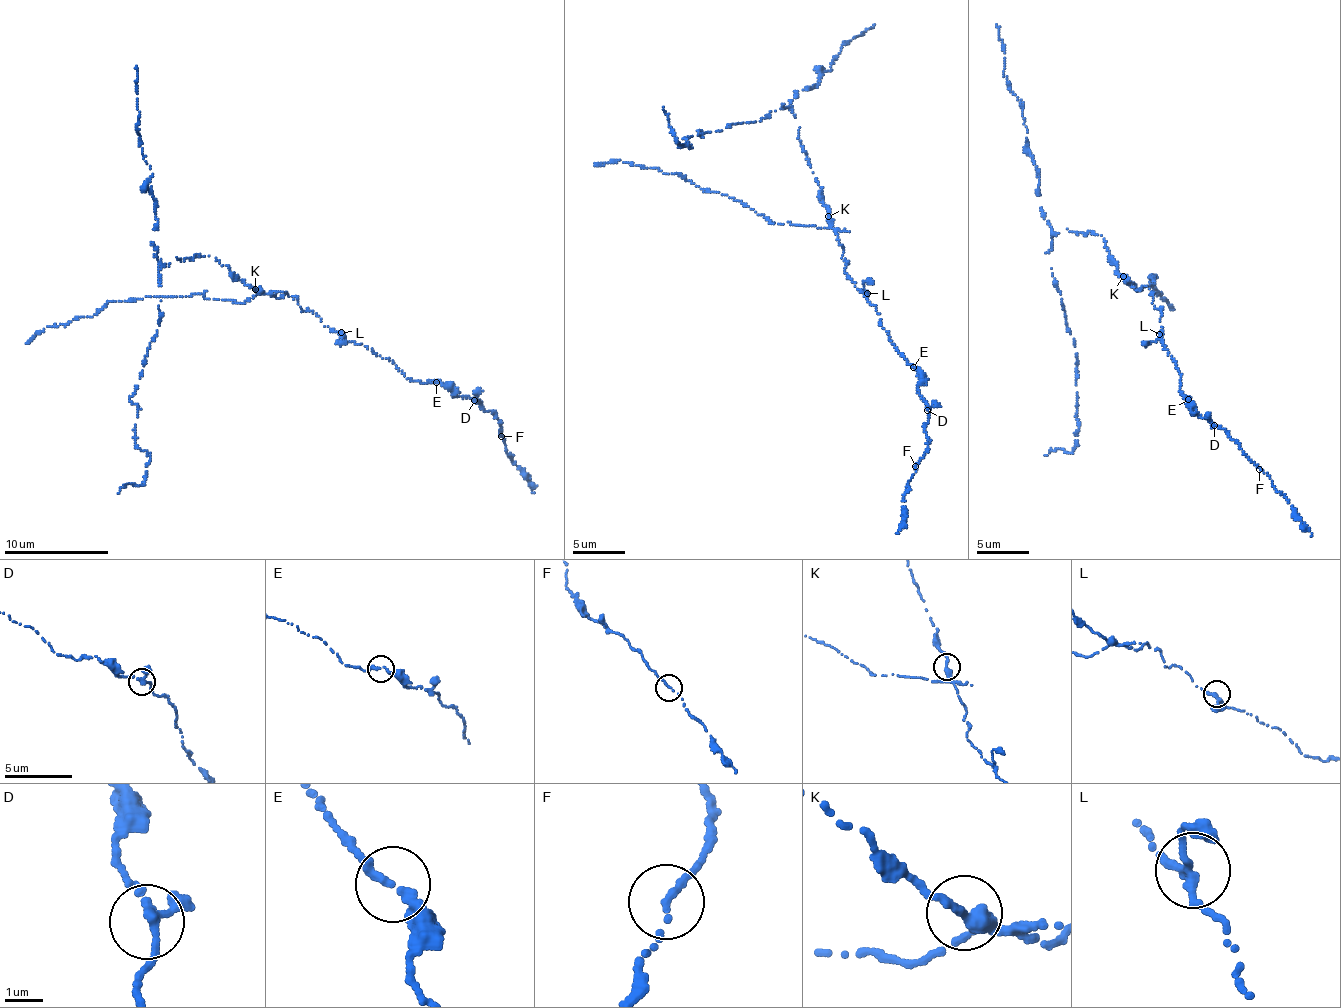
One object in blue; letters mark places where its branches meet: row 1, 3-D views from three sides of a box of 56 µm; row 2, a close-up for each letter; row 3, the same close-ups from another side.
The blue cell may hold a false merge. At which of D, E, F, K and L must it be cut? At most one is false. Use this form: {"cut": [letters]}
{"cut": []}

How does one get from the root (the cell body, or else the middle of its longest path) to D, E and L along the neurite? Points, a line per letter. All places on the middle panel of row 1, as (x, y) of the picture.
D: (832, 220), (847, 264), (844, 271), (876, 308), (889, 341), (916, 370), (927, 410)
E: (832, 220), (843, 250), (841, 258), (847, 264), (844, 271), (876, 308), (889, 341), (914, 367)
L: (832, 220), (839, 245), (843, 250), (841, 258), (847, 264), (844, 271), (857, 289), (867, 293)

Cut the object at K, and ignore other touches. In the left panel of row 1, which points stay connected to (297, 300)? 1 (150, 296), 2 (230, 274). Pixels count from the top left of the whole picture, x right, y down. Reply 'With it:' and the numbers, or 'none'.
With it: 1

